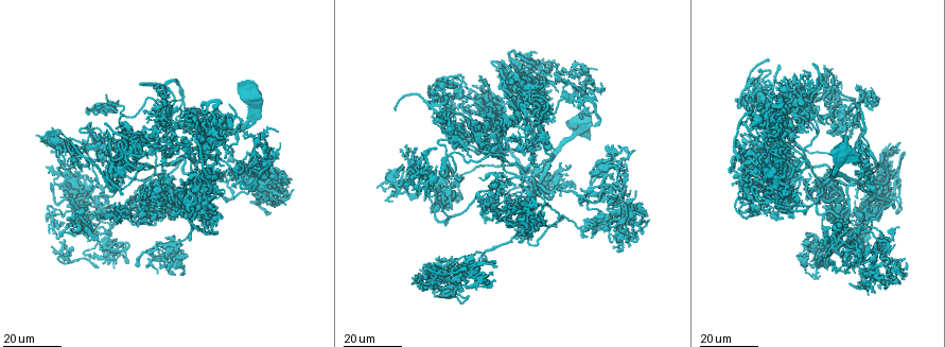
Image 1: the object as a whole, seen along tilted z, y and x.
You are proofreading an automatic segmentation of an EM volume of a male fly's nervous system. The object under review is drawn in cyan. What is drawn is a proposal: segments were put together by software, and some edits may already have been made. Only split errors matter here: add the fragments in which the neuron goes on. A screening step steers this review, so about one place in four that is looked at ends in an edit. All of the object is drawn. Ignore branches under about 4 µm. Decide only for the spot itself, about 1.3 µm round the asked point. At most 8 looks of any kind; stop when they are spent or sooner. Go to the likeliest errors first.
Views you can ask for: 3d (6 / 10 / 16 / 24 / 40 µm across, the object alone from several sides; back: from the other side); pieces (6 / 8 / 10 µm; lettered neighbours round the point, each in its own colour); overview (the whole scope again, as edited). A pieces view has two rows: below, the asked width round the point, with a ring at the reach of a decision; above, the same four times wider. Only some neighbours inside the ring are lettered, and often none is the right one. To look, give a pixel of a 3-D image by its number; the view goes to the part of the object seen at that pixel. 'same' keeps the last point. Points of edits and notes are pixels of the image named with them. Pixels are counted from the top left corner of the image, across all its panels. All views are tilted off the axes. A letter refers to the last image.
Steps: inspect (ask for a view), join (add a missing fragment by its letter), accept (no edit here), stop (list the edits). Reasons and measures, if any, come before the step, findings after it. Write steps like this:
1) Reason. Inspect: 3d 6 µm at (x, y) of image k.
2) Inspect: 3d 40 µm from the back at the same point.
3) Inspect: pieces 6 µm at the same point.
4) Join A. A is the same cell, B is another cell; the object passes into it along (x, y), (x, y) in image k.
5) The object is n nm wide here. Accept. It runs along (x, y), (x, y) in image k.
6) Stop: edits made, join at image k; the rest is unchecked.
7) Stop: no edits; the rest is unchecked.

An open end. Inspect: 3d 16 µm at (406, 147) of image 1.

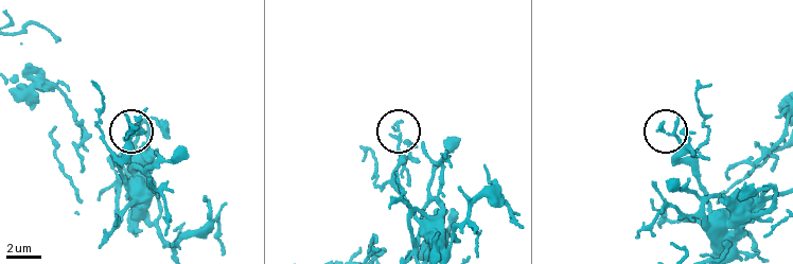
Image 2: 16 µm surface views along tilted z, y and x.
Inspect: pieces 8 µm at (400, 123) of image 2.

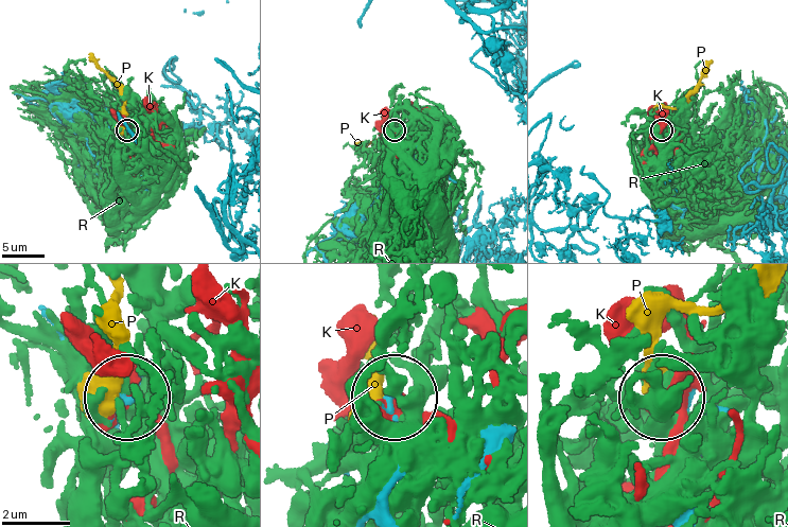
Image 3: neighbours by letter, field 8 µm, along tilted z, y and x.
Accept. K, P and R are other cells; it runs along (386, 509), (395, 468), (390, 401) in image 3; none of them fits.

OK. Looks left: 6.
Thick end. Inspect: 3d 24 µm at (143, 165) of image 1.

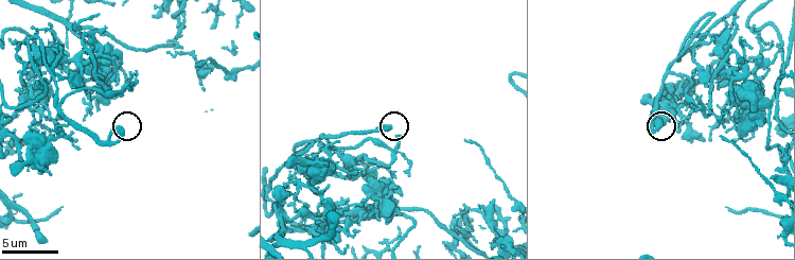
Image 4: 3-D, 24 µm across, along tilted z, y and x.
Inspect: pieces 8 µm at (124, 130) of image 4.

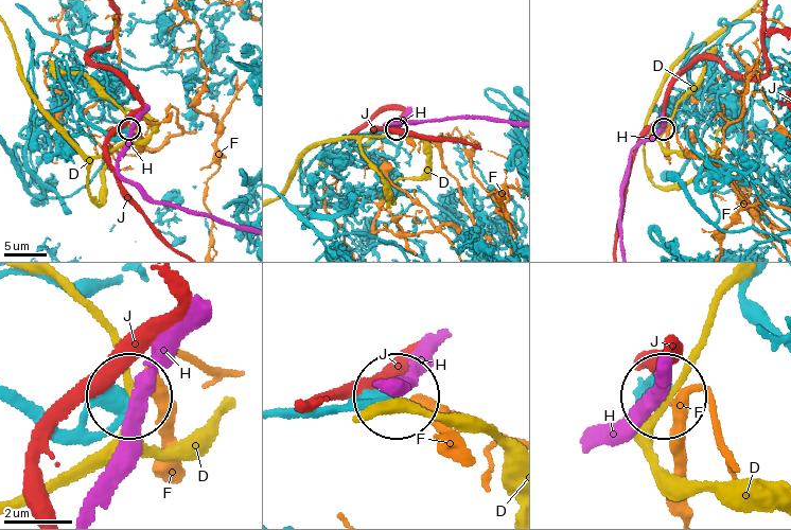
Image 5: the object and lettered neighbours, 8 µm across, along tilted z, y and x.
The object is 500 nm wide here. Accept. D, F, H and J are other cells; no lettered fragment goes on from it.

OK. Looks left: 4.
An open end. Inspect: 3d 24 µm at (866, 178) of image 1.

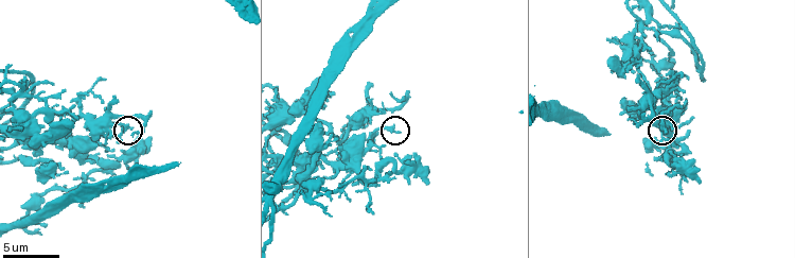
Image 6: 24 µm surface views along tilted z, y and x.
See the neighbours. Inspect: pieces 6 µm at (131, 127) of image 6.

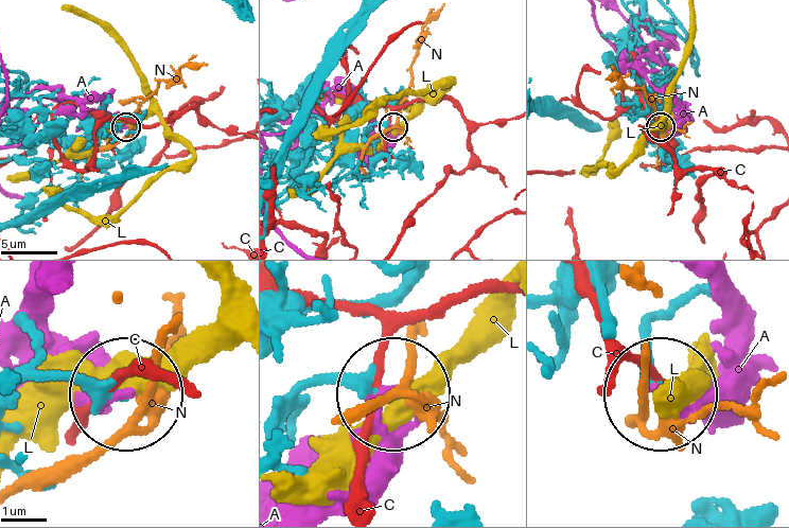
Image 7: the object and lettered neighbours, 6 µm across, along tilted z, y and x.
Accept. A, C, L and N are other cells; none of them fits.

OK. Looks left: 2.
An open end. Inspect: 3d 16 µm at (751, 186) of image 1.

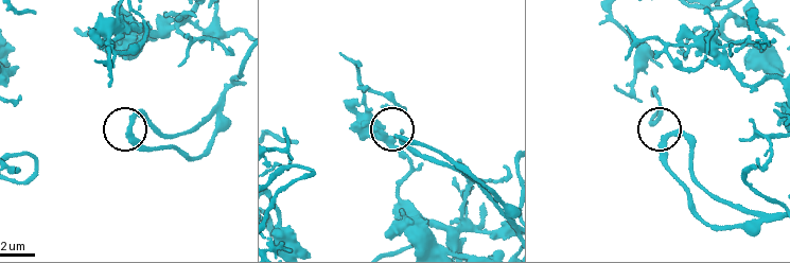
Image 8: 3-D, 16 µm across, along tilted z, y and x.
What lies round it. Inspect: pieces 6 µm at (397, 135) of image 8.

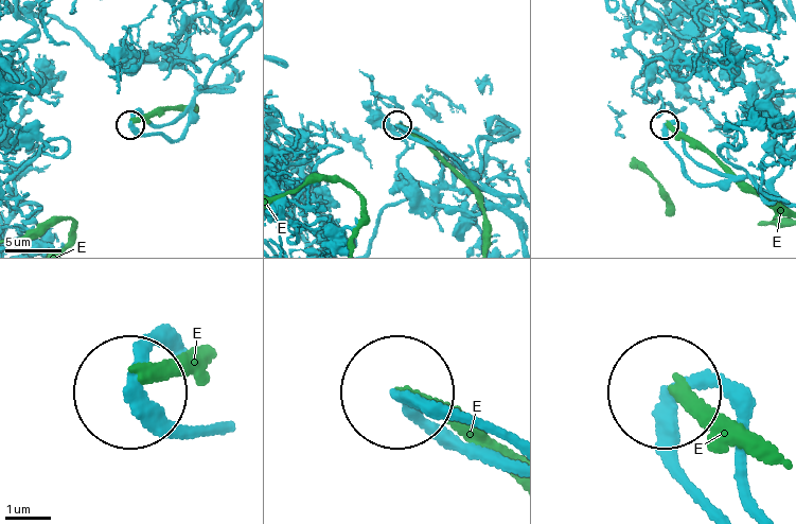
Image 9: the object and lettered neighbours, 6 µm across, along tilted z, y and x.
Accept. E is another cell; no lettered fragment goes on from it.

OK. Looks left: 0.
Stop: no edits; the rest is unchecked.

